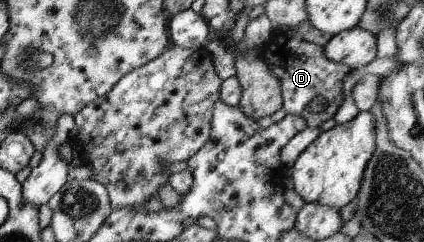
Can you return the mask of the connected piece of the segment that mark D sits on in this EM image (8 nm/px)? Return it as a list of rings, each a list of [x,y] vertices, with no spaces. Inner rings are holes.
[[[274,28],[273,34],[259,49],[260,58],[269,69],[269,73],[279,81],[282,95],[282,108],[286,114],[293,114],[305,120],[306,127],[317,128],[323,121],[332,119],[335,111],[343,102],[347,88],[343,85],[343,77],[351,71],[347,65],[329,61],[323,55],[321,45],[315,45],[309,41],[303,41],[293,28]],[[313,97],[323,97],[327,107],[319,113],[309,111],[307,103]]]

